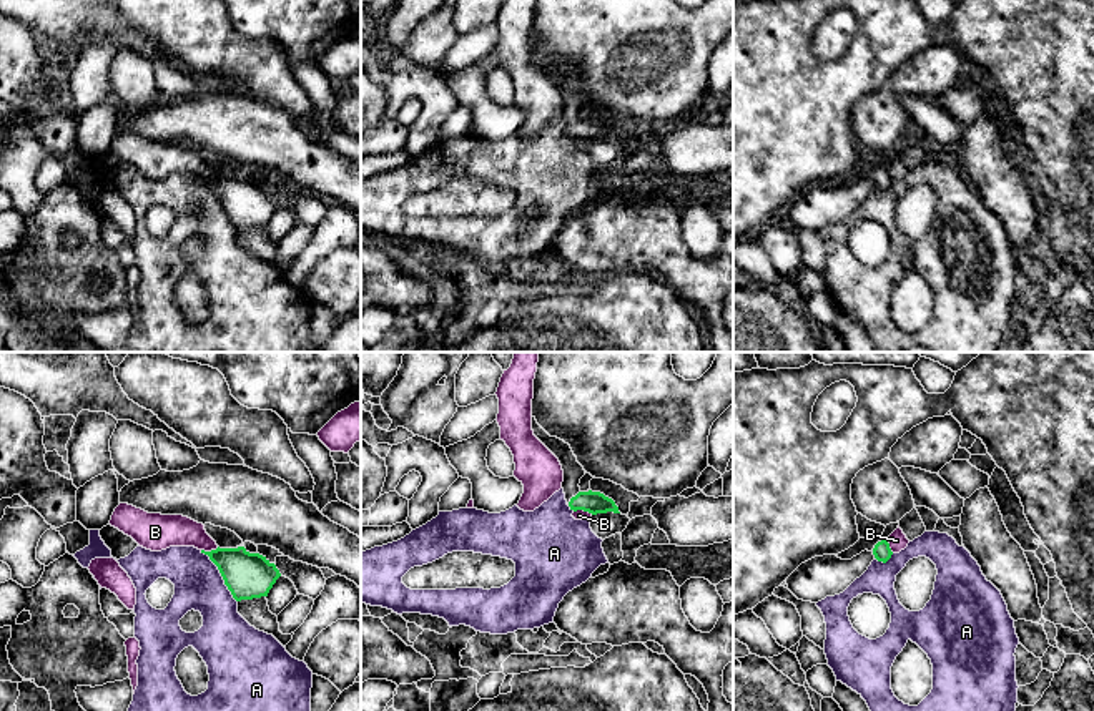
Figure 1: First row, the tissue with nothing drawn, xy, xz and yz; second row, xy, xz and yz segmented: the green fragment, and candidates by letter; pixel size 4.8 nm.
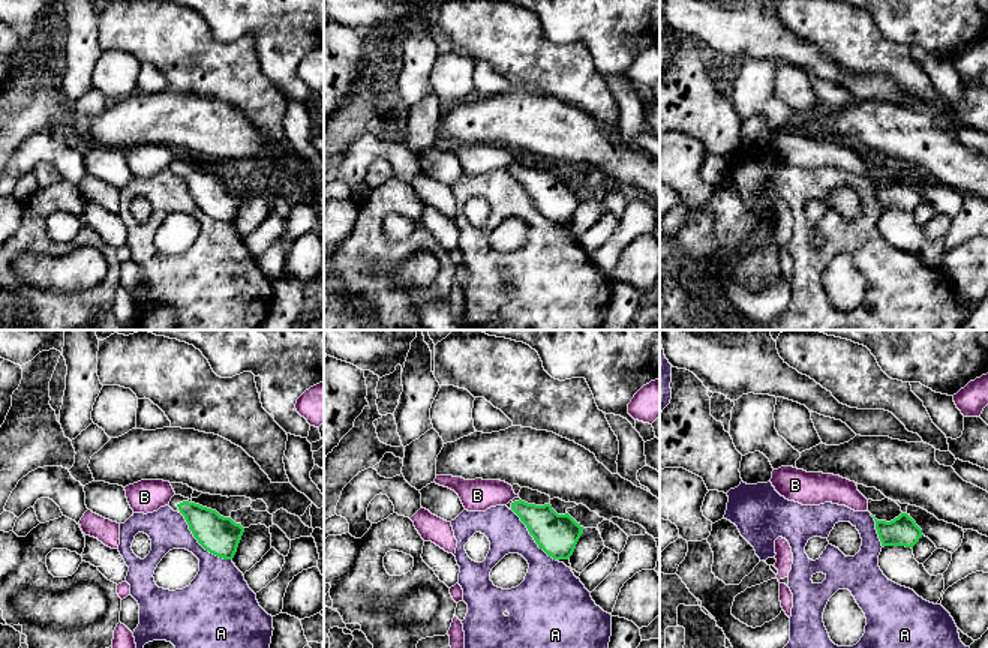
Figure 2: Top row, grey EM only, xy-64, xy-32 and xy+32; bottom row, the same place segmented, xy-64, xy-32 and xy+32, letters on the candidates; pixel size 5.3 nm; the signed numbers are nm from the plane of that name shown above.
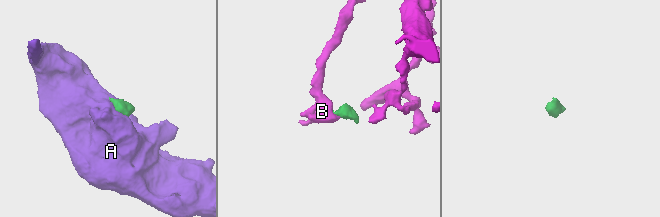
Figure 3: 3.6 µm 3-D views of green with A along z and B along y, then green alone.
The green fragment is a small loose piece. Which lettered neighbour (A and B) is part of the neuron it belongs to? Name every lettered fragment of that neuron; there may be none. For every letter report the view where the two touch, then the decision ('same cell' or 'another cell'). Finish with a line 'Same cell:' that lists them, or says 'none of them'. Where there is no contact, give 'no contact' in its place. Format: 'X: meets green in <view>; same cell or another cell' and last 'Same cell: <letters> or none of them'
A: meets green in xy; another cell
B: meets green in xy; another cell
Same cell: none of them

